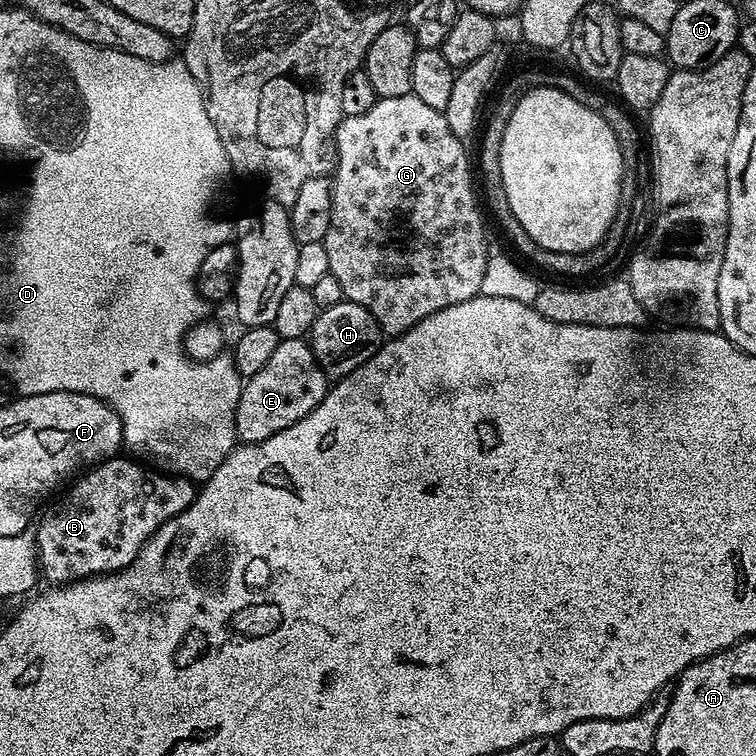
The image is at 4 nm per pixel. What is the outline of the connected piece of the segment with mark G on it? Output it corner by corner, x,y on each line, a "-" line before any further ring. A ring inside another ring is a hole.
414,95
399,96
398,98
379,98
374,106
370,106
370,110
366,110
366,114
354,114
353,116
344,116
340,121
340,125
334,133
334,148
336,144
336,176
331,177
332,181
332,205
330,206
330,230
326,230
326,238
322,245
324,251
324,260
328,263
327,271
334,278
338,278
338,286
342,286
345,300
353,300
358,302
358,306
366,306
366,310
370,310
370,314
374,314
374,318
378,322
381,333
385,337
391,338
401,336
406,330
410,330
418,322
422,322
422,318
426,318
430,314
434,314
438,310
442,310
446,306
454,306
458,302
466,302
470,298
480,295
480,279
486,270
486,262
490,255
490,247
488,248
488,240
484,237
484,220
480,217
480,208
476,205
476,196
478,200
478,192
472,189
472,172
474,176
474,168
468,165
468,152
465,141
460,140
450,130
450,126
444,118
443,112
434,110
434,106
426,106
426,102
422,102
422,98

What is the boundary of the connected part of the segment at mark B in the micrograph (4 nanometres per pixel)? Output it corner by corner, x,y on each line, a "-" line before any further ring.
132,458
120,459
105,460
87,469
71,485
73,488
69,487
61,500
39,517
34,528
36,563
39,575
45,576
49,585
121,572
138,558
145,542
166,521
194,502
198,488
193,481

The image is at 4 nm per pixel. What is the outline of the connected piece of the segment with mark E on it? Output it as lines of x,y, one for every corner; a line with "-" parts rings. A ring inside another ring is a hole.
307,339
281,340
278,350
270,354
266,366
243,381
236,411
237,441
240,444
257,444
278,434
278,430
286,430
286,426
294,426
294,422
306,418
306,414
322,402
329,387
329,377
320,369

